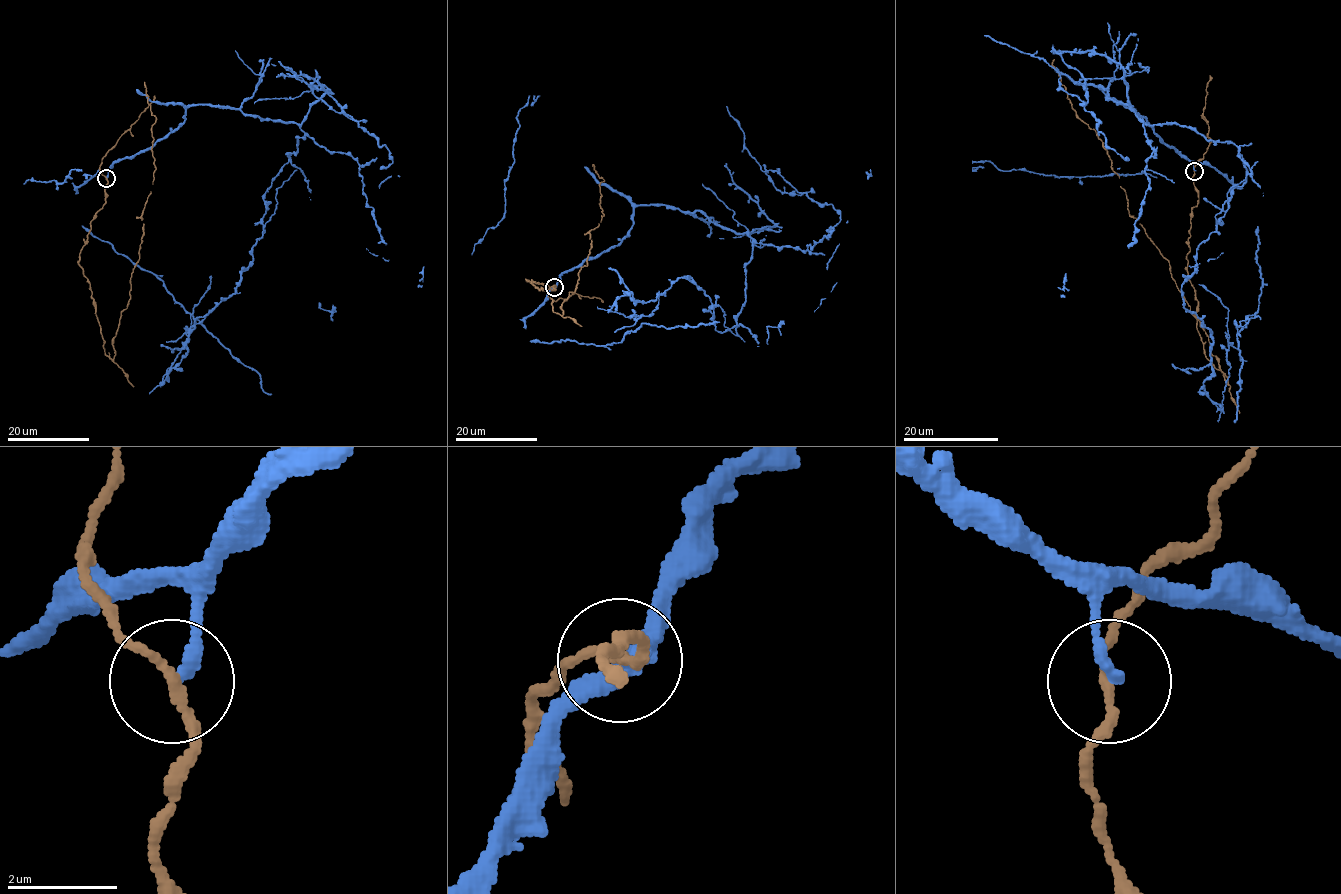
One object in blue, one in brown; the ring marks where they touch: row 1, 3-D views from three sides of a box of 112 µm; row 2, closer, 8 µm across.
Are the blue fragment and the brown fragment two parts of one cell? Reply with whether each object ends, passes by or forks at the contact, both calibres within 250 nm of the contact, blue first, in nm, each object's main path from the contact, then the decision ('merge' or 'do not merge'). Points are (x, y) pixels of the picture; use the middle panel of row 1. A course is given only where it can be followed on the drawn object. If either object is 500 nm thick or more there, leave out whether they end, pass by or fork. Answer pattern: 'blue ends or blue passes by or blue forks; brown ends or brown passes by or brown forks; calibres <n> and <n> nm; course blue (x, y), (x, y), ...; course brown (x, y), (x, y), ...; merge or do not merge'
blue ends; brown passes by; calibres 220 and 170 nm; course blue (554, 287), (640, 205), (752, 240), (723, 332), (688, 276), (622, 295), (621, 342), (529, 340); course brown (554, 287), (526, 281), (547, 292), (560, 315), (587, 265), (589, 231), (603, 215), (603, 180), (592, 166); do not merge

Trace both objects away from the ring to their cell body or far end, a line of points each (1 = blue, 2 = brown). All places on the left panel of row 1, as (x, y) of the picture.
1: (106, 178), (192, 105), (304, 133), (264, 194), (240, 284), (198, 318), (163, 382), (192, 317), (81, 225)
2: (106, 178), (105, 204), (91, 221), (78, 265), (112, 359), (155, 170), (155, 117), (144, 81)

